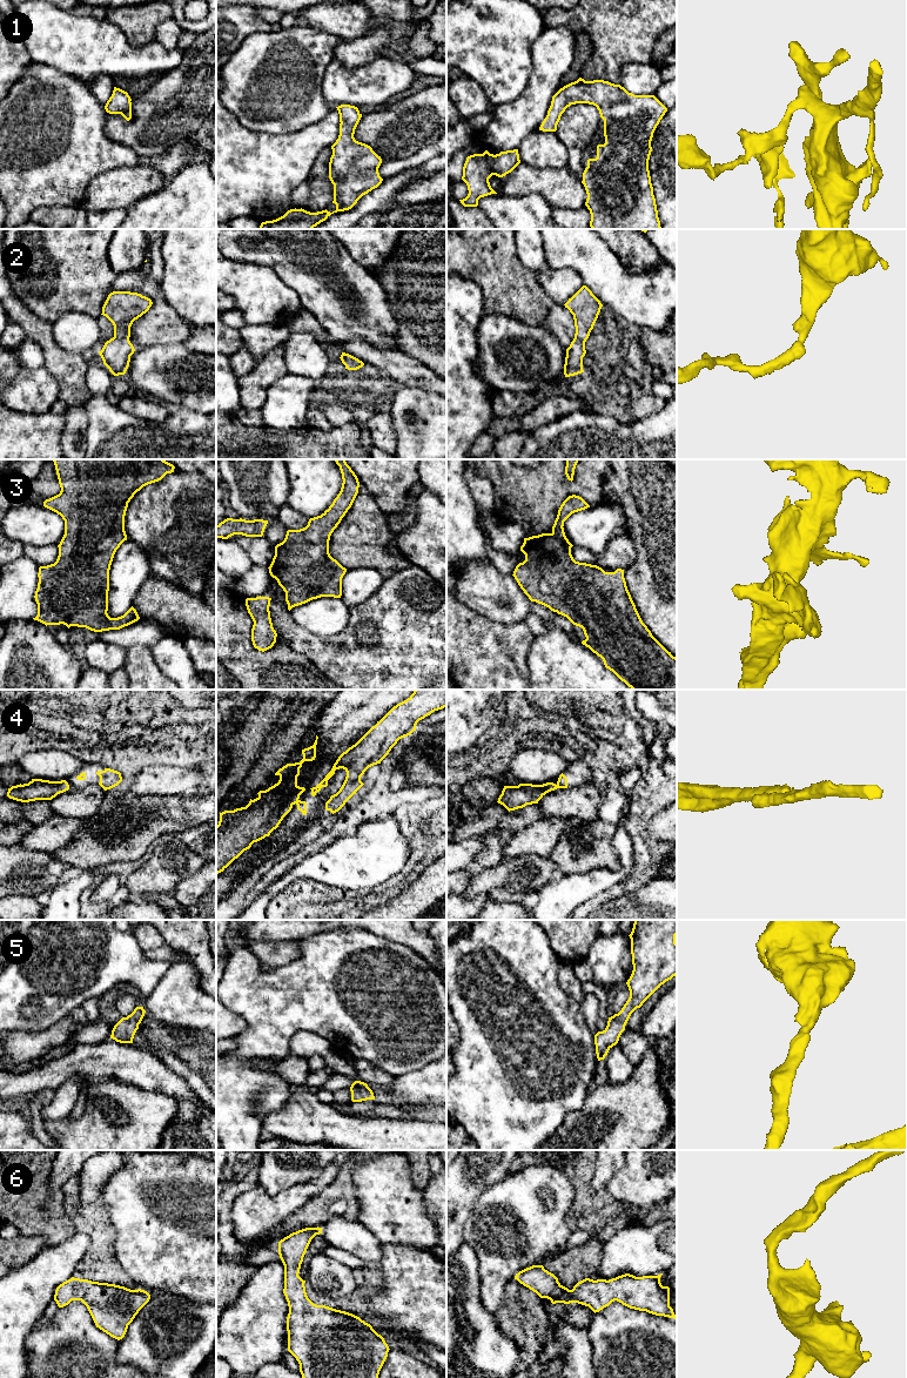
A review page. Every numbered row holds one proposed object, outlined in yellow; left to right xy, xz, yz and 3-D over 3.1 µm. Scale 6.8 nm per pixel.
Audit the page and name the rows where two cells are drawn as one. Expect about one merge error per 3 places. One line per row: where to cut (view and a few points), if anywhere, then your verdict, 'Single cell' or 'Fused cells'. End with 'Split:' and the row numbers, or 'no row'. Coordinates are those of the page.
1: No split. Single cell
2: No split. Single cell
3: No split. Single cell
4: Split along xz (299, 800), (295, 802). Fused cells
5: No split. Single cell
6: No split. Single cell
Split: 4

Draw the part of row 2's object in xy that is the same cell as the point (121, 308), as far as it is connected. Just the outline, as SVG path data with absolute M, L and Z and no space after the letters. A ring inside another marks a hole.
M113 291L108 295L102 314L114 325L114 337L99 351L103 364L114 376L125 375L135 349L129 341L130 327L152 307L150 298L137 293Z

